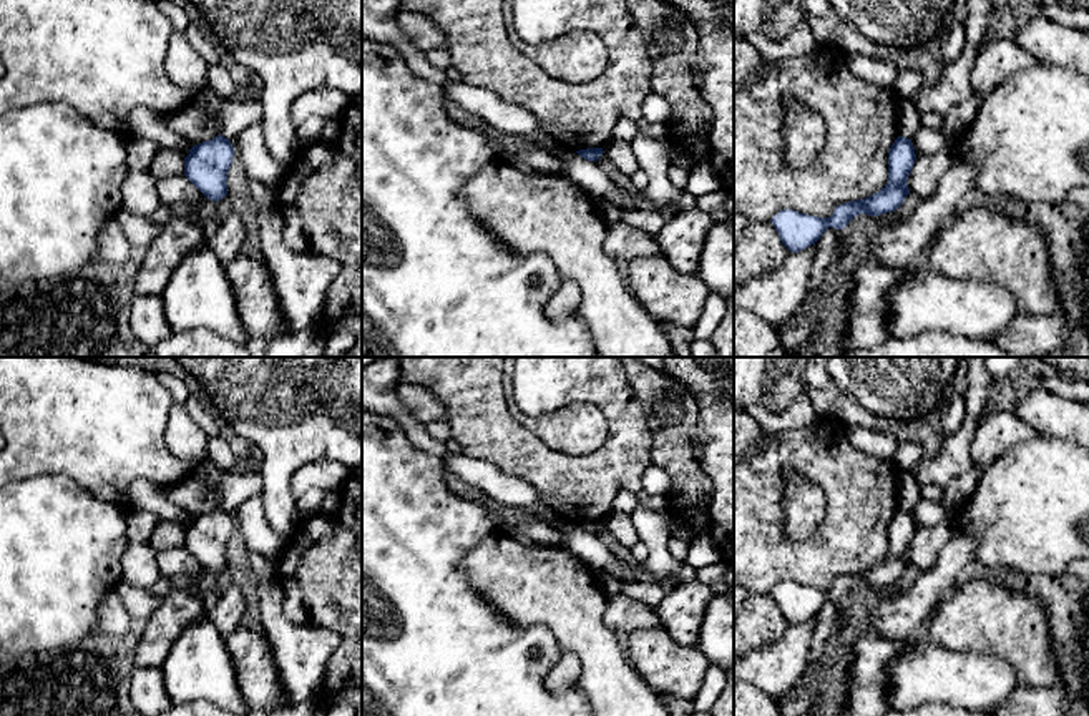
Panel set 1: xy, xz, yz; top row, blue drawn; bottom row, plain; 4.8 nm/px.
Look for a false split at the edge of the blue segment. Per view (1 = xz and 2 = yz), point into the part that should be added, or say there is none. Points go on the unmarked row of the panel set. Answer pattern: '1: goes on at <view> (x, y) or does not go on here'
1: does not go on here
2: does not go on here

